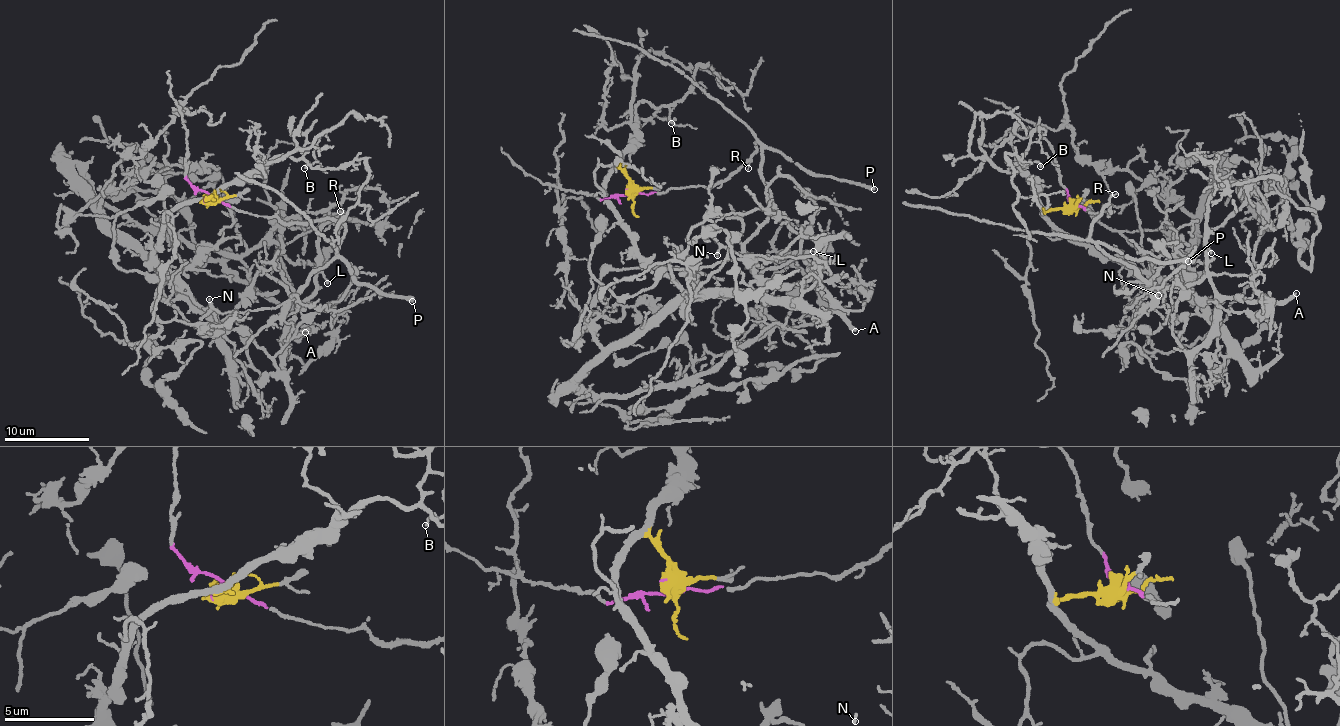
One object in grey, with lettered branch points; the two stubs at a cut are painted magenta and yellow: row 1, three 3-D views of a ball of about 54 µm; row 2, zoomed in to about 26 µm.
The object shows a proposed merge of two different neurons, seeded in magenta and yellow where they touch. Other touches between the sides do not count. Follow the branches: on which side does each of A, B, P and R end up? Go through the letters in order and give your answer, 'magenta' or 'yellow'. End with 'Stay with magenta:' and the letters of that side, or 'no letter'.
A: yellow
B: yellow
P: magenta
R: magenta
Stay with magenta: P, R

